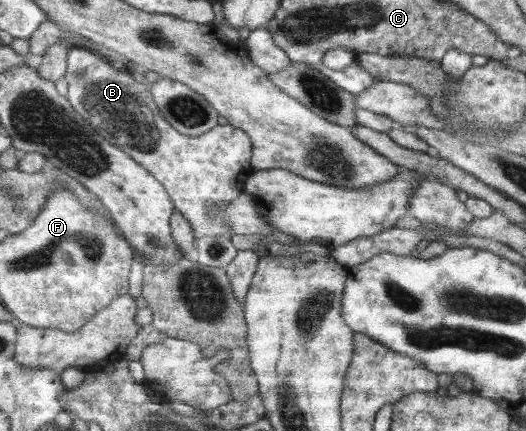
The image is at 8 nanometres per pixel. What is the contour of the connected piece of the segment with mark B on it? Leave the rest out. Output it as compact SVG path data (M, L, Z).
M82 46L71 47L67 54L66 82L69 84L67 100L72 109L92 126L92 129L106 139L110 144L116 145L126 152L132 159L148 171L158 182L164 185L170 200L176 210L183 214L185 220L195 233L198 240L202 237L224 236L230 238L228 226L222 220L212 220L207 213L209 204L223 204L227 206L245 188L245 182L254 170L251 166L252 145L251 140L240 128L234 126L214 126L208 132L192 137L184 136L176 131L164 118L160 108L152 101L150 82L136 81L132 71L120 67L118 64L108 64L104 58L106 52Z

